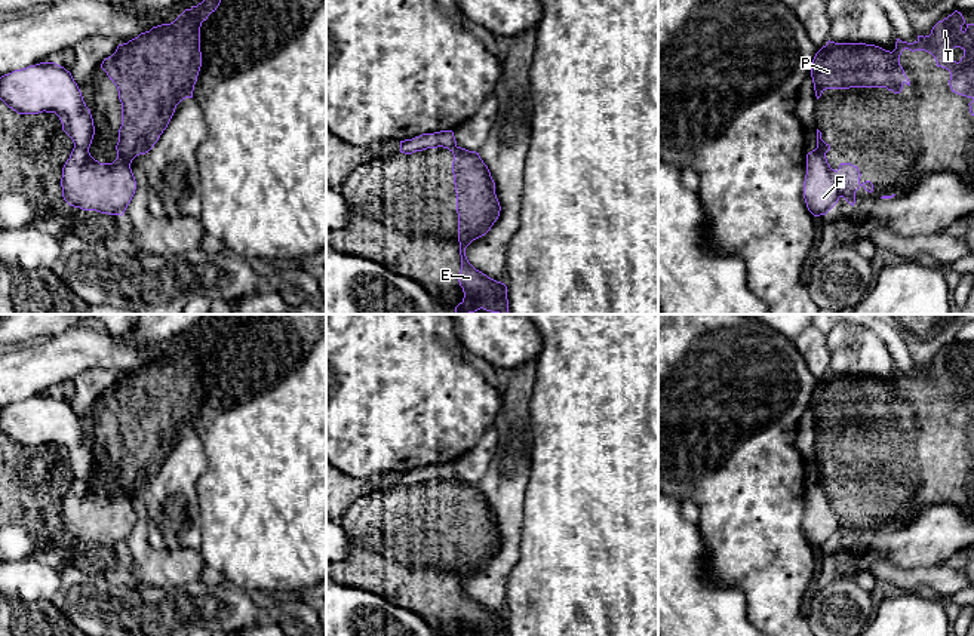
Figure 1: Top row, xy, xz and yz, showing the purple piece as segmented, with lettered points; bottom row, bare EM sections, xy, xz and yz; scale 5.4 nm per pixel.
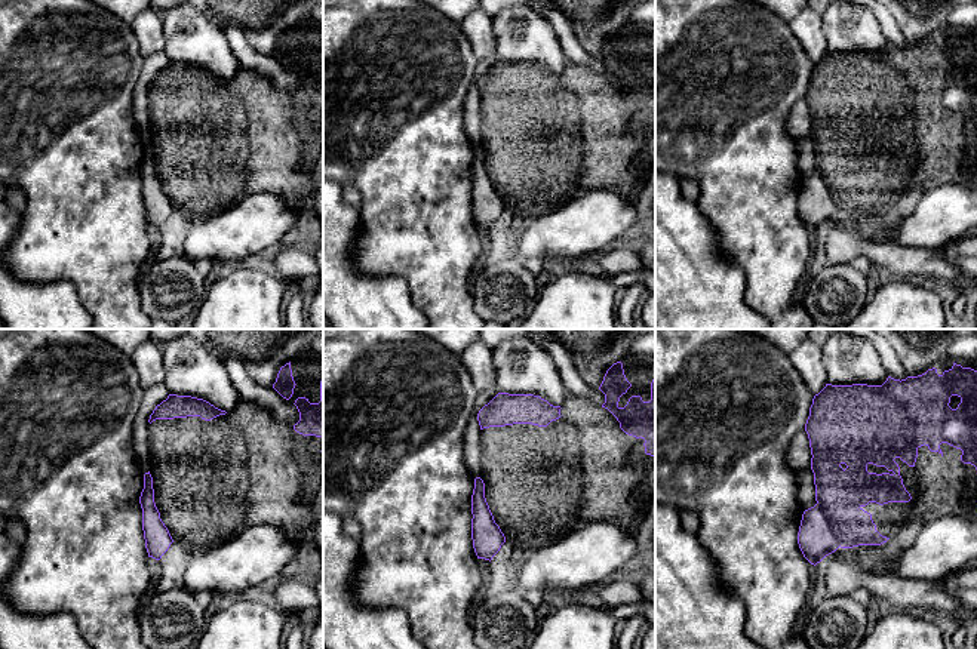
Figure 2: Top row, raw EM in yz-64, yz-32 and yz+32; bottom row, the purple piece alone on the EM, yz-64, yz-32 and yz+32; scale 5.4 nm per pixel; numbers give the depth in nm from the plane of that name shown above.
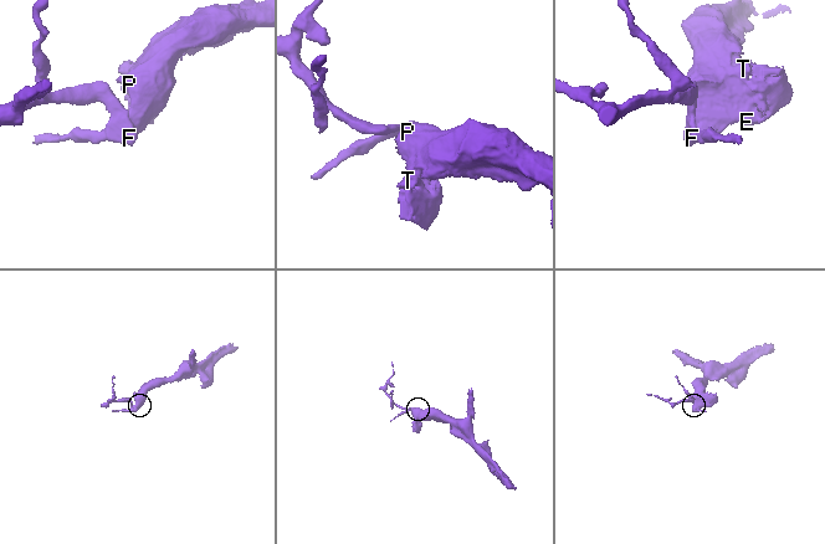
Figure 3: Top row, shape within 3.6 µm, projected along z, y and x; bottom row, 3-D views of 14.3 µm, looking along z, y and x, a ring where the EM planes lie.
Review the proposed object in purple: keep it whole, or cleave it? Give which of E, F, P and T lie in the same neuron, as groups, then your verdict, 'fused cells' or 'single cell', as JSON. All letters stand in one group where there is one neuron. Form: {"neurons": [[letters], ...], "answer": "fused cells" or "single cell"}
{"neurons": [["E", "P", "T"], ["F"]], "answer": "fused cells"}

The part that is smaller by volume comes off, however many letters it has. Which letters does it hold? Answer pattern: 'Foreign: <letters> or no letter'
Foreign: F

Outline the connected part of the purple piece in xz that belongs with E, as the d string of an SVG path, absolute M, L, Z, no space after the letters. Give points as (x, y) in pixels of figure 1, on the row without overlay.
M461 479L448 482L454 486L452 506L461 587L458 614L464 624L460 636L508 636L507 618L476 602L466 589L466 580L485 568L500 549L495 514L479 485Z

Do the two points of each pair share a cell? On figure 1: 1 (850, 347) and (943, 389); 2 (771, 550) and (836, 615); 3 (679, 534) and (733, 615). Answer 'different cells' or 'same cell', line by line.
1: different cells
2: different cells
3: same cell

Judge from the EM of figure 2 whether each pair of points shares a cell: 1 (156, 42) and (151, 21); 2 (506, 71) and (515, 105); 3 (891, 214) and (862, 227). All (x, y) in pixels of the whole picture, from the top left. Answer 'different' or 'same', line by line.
1: same
2: same
3: same

